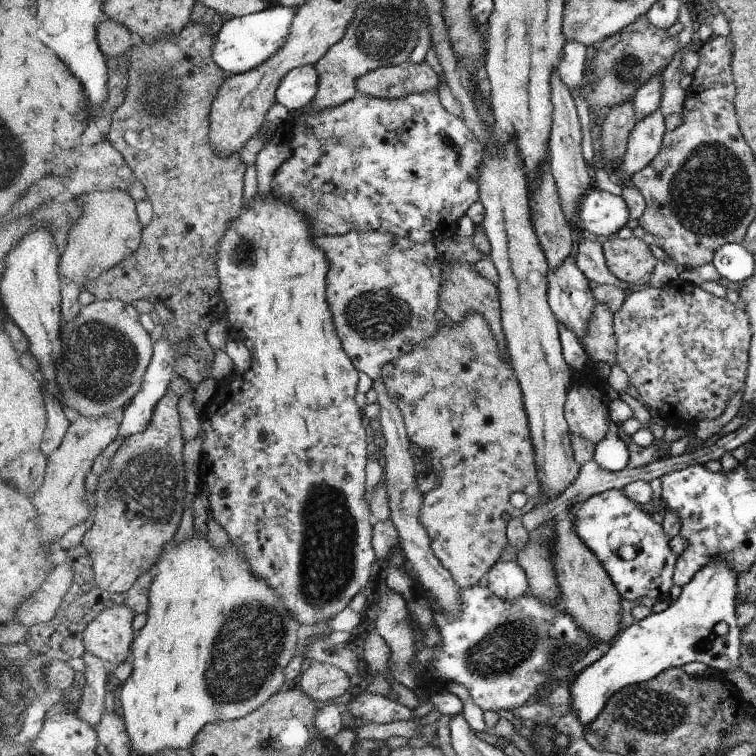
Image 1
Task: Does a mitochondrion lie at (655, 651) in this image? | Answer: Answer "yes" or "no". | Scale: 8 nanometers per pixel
no

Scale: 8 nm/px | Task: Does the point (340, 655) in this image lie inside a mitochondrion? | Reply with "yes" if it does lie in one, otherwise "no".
no

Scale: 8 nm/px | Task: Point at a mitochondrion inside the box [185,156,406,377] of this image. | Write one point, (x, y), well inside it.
(243, 253)

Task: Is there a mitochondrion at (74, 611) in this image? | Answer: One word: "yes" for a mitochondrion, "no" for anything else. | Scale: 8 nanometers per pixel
no

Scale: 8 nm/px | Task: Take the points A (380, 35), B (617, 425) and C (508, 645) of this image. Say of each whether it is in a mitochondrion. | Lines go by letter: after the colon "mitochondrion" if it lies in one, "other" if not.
A: mitochondrion
B: other
C: mitochondrion

